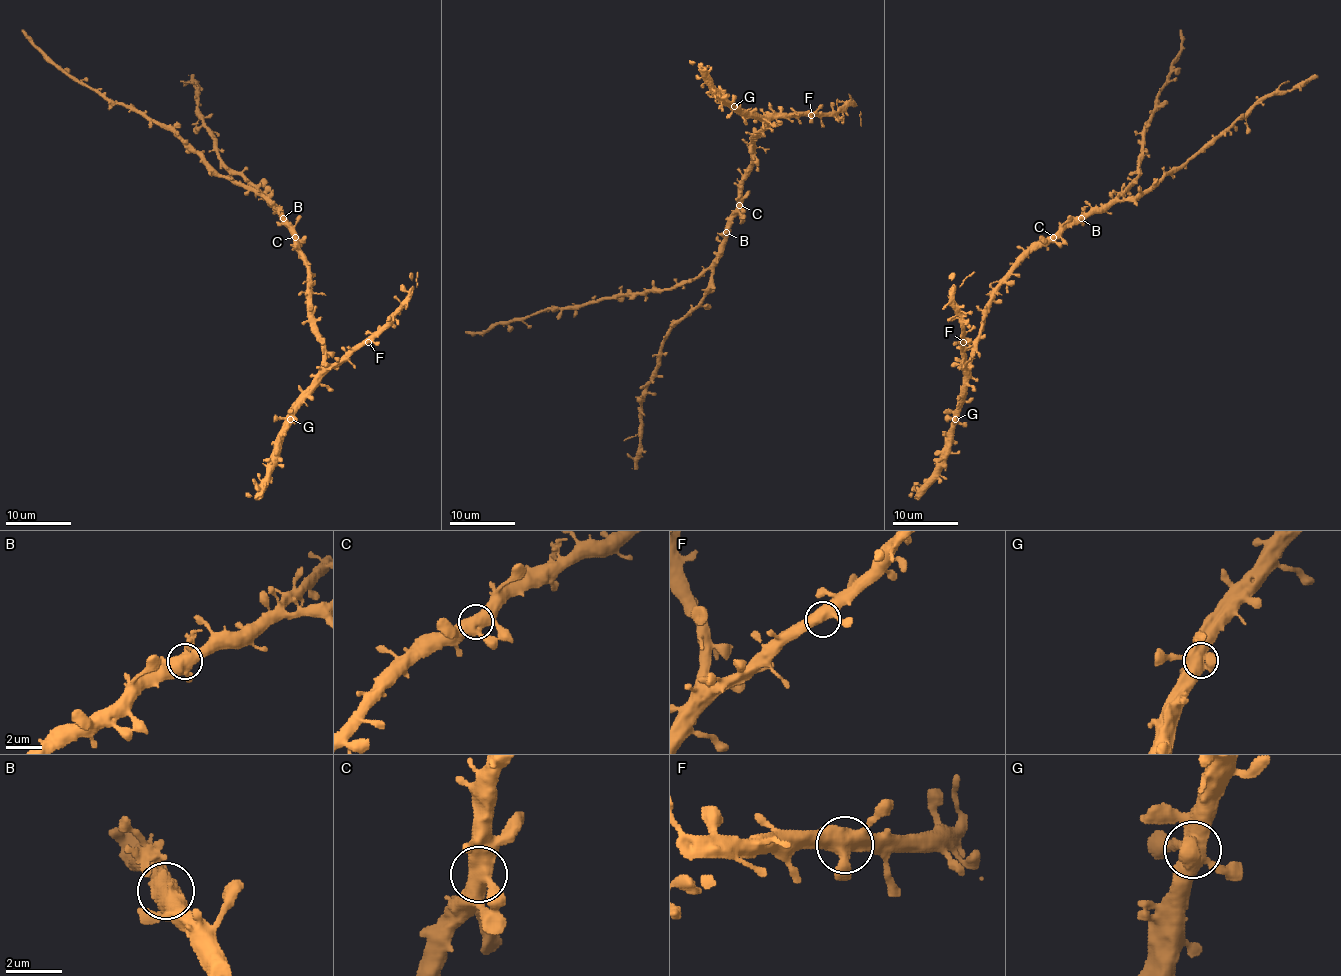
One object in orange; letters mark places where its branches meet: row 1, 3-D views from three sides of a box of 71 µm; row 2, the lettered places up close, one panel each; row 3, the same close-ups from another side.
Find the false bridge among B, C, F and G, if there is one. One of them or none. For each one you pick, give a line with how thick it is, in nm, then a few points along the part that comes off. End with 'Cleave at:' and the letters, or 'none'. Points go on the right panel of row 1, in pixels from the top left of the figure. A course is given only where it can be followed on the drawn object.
Cleave at: none

